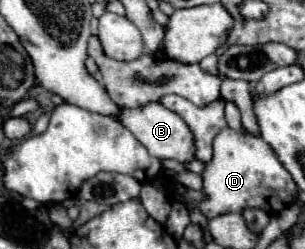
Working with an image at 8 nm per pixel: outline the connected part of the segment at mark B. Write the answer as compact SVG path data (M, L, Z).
M150 102L144 108L122 110L120 122L146 146L146 150L152 156L156 156L160 160L172 158L172 160L178 160L182 164L194 160L194 134L190 132L186 122L178 114L174 114L172 110L166 110L162 104Z

